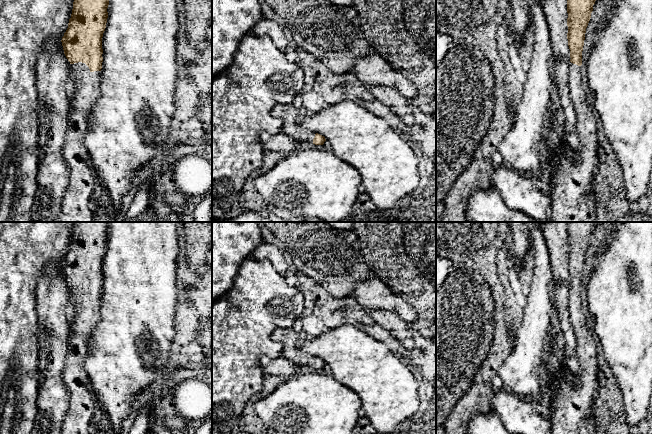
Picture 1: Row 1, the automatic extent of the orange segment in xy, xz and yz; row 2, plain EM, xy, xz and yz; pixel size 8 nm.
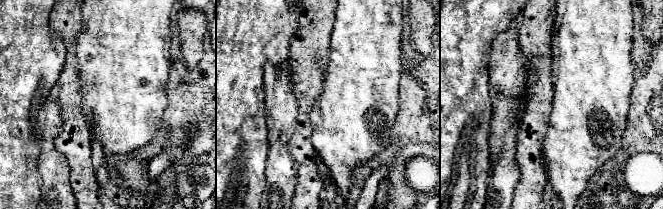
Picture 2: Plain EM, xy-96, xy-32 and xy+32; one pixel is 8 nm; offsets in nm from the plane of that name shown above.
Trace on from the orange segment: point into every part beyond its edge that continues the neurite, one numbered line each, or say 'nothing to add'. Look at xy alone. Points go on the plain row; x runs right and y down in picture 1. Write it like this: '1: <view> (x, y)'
1: xy (83, 313)

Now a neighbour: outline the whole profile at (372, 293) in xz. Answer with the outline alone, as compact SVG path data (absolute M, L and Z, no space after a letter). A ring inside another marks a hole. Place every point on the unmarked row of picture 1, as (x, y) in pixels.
M377 276L358 282L352 294L366 310L391 311L408 324L414 322L417 313L401 296L394 294Z

